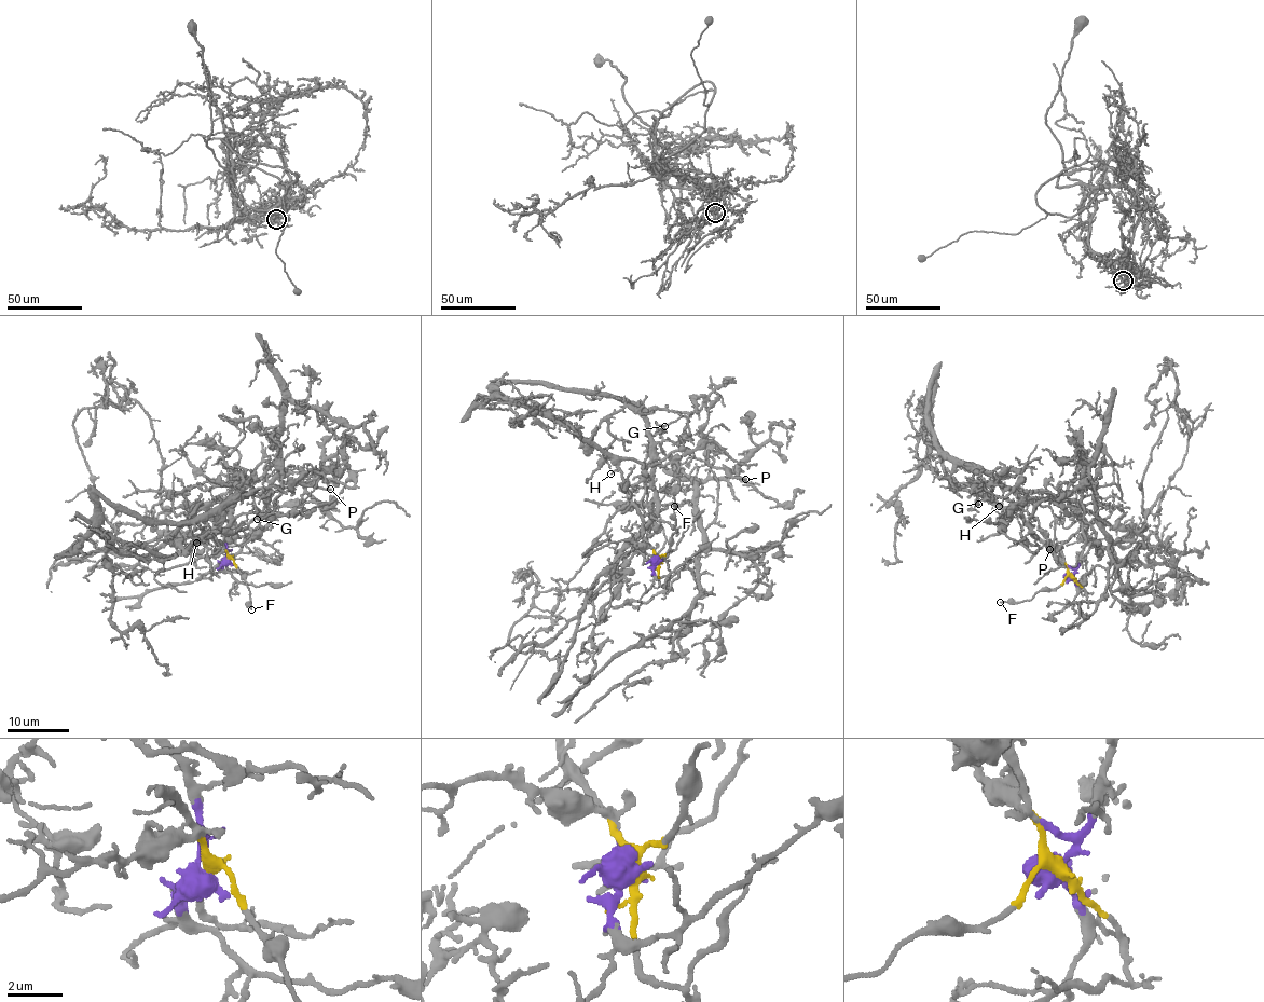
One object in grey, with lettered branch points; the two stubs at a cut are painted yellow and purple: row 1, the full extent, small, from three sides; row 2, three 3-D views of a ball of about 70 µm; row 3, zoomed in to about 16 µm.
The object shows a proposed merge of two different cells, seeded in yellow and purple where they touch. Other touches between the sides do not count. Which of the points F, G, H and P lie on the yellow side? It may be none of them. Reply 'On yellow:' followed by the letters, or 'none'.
On yellow: F, H

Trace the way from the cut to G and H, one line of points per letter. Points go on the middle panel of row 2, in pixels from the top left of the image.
G: (658, 562), (645, 559), (633, 543), (656, 509), (645, 414), (657, 409), (688, 415), (679, 413), (664, 426)
H: (658, 562), (642, 535), (641, 513), (630, 492), (618, 470), (610, 472)

